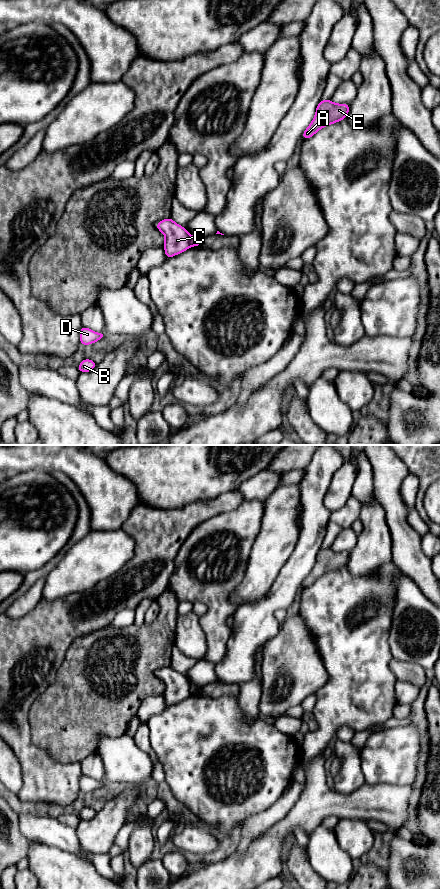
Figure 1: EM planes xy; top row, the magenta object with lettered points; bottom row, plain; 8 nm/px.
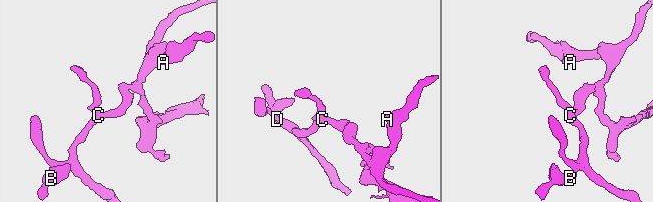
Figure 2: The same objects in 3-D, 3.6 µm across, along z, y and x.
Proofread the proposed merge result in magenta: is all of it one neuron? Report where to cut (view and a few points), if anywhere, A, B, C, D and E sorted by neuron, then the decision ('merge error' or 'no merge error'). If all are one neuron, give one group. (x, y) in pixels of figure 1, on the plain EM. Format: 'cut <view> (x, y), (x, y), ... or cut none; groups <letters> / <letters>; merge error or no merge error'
cut xy (189, 684), (191, 693); groups A E / B C D; merge error

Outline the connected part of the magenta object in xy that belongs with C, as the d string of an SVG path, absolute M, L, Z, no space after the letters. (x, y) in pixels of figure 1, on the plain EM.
M171 666L158 670L156 675L166 686L163 692L166 706L175 704L191 695L188 679L175 671Z

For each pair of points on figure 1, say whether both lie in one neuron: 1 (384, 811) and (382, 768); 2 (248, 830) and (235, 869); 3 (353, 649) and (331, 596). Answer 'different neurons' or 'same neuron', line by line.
1: different neurons
2: different neurons
3: same neuron

